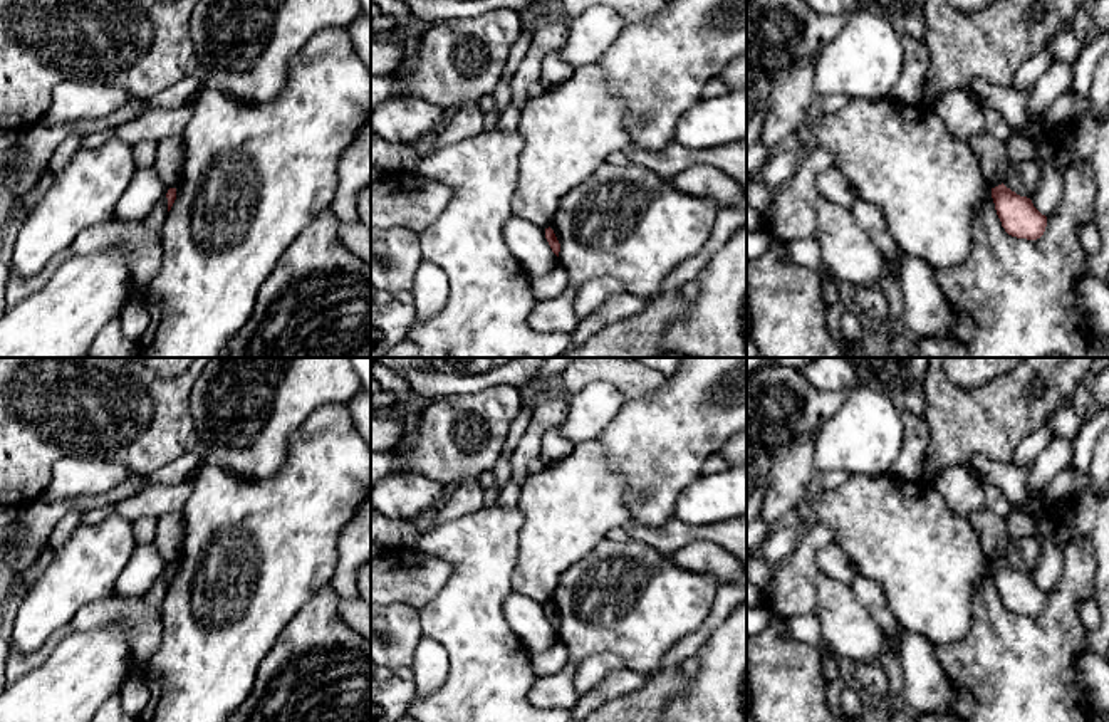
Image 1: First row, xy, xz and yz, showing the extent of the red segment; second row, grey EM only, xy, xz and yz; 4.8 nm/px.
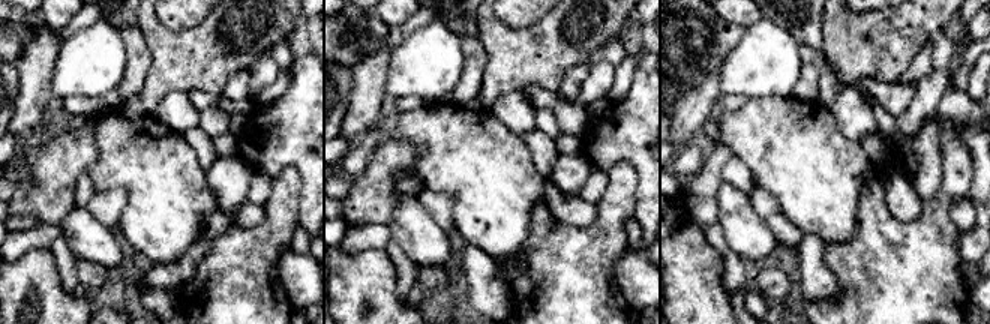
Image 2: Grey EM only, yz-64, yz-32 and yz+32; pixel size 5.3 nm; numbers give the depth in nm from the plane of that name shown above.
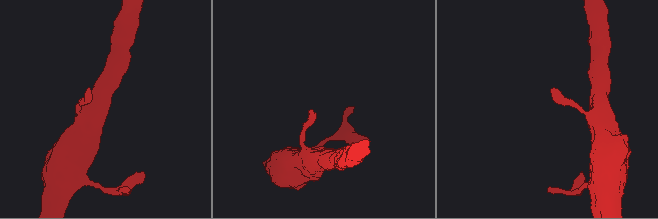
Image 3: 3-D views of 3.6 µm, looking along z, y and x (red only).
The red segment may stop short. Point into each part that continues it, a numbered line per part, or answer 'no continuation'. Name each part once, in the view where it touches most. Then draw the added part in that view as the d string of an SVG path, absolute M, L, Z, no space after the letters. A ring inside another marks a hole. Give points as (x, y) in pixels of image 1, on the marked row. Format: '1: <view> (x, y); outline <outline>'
no continuation

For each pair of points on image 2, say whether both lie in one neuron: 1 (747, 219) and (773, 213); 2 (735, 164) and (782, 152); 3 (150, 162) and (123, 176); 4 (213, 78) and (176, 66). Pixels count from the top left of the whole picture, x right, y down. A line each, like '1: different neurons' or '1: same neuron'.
1: different neurons
2: different neurons
3: same neuron
4: same neuron

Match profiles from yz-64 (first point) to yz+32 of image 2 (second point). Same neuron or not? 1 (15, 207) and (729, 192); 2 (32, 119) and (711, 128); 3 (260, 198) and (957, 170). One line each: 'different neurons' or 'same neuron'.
1: different neurons
2: different neurons
3: different neurons

